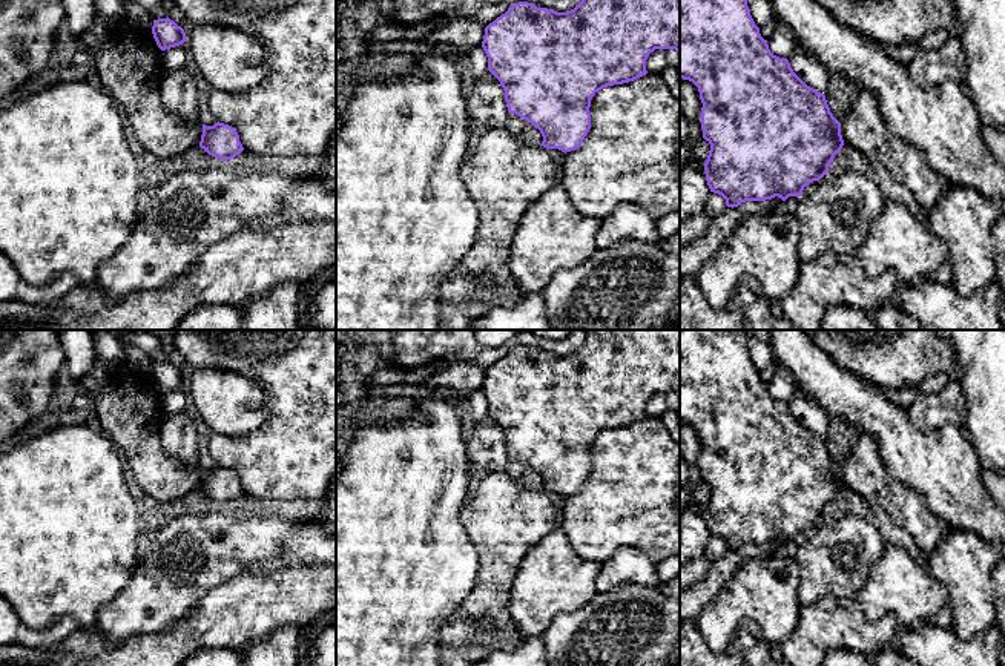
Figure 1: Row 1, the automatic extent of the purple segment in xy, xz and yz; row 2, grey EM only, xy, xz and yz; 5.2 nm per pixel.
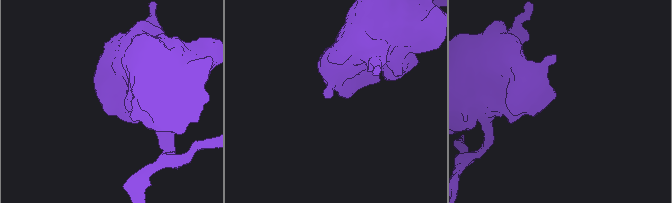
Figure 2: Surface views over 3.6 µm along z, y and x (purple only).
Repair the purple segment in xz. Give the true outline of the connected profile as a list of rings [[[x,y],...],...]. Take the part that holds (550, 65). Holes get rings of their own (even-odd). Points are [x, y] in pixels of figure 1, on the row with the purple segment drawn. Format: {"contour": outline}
{"contour": [[[582,0],[566,12],[519,2],[485,28],[482,48],[488,71],[505,91],[508,112],[539,129],[543,147],[566,153],[578,149],[588,135],[591,100],[598,91],[646,75],[646,60],[655,49],[675,49],[680,54],[680,0]]]}

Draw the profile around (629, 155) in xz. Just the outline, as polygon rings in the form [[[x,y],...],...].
[[[661,74],[646,75],[623,84],[614,84],[595,92],[591,100],[591,129],[582,146],[565,153],[559,183],[568,192],[577,212],[605,218],[618,206],[638,206],[655,221],[680,212],[680,100],[675,98]]]

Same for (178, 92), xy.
[[[186,68],[164,71],[160,78],[160,94],[164,106],[173,115],[187,123],[199,120],[198,91],[192,74]]]

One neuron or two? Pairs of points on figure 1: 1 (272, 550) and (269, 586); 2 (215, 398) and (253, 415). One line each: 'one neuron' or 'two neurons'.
1: two neurons
2: one neuron

